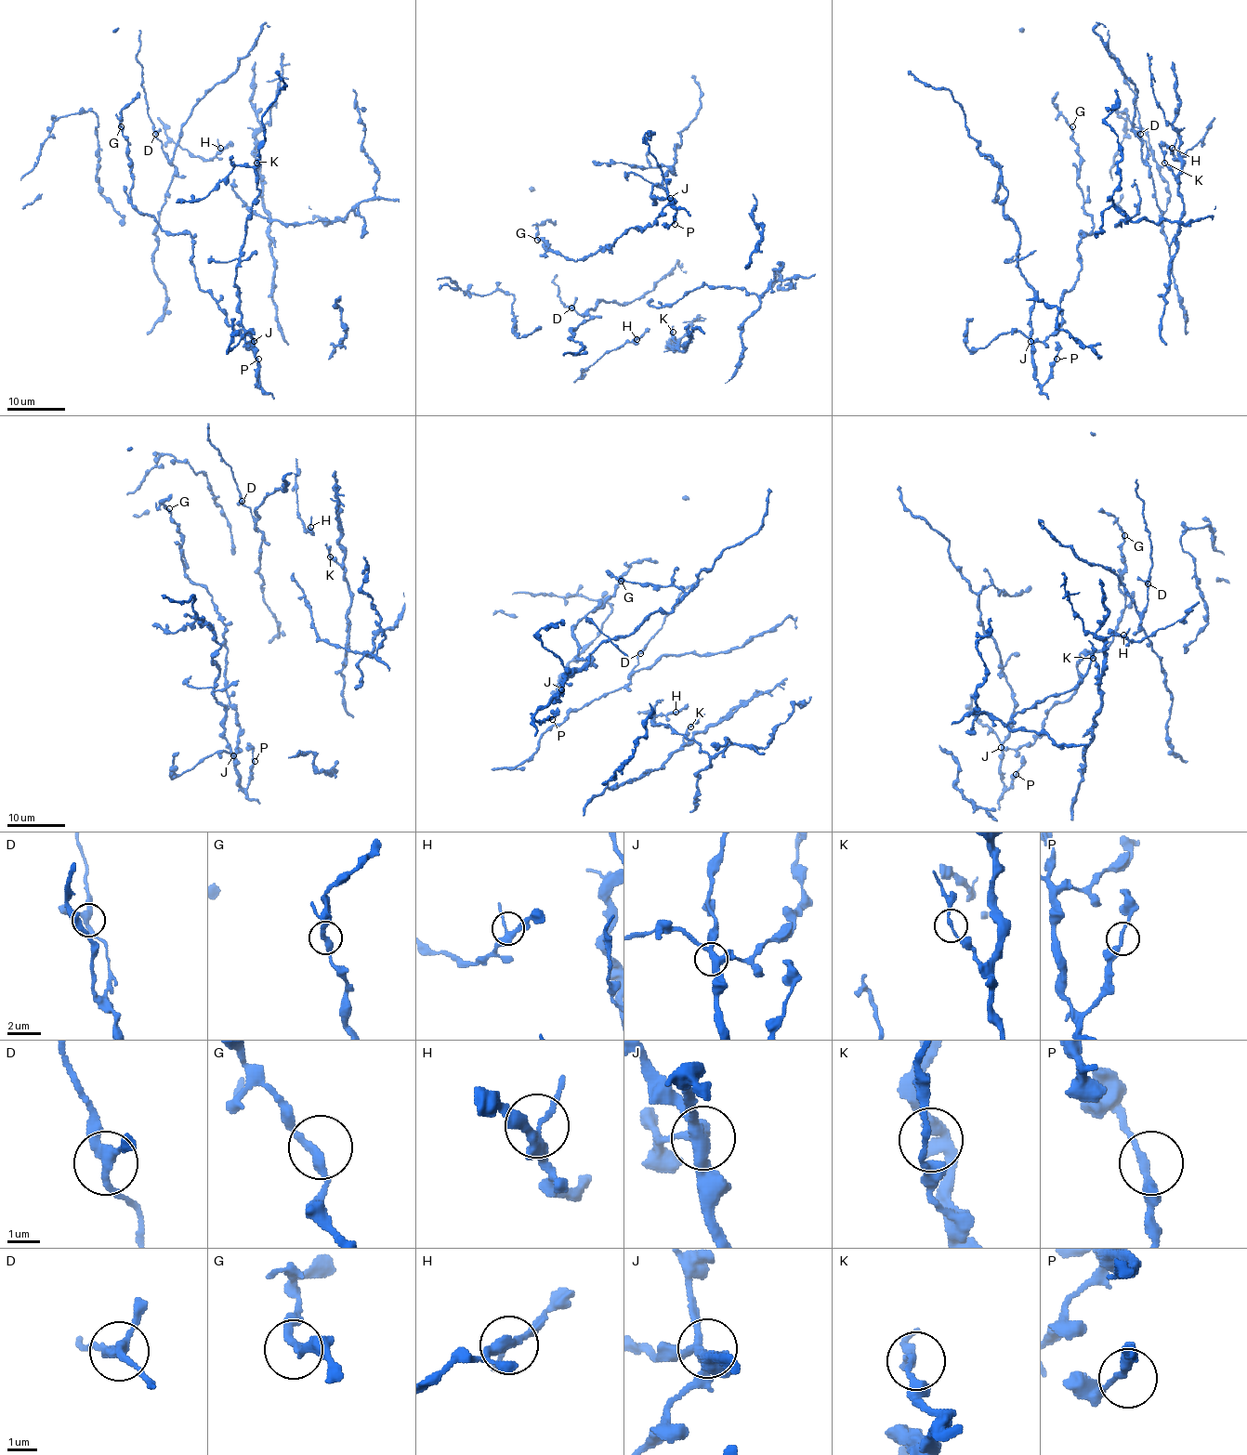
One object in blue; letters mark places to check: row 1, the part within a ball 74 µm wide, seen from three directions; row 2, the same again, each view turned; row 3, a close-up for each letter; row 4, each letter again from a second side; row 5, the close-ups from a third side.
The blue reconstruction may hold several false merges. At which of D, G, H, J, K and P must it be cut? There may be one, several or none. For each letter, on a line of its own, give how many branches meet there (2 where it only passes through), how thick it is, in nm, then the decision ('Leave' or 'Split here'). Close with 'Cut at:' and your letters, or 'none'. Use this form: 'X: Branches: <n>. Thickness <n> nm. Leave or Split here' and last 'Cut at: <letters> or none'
D: Branches: 3. Thickness 300 nm. Leave
G: Branches: 2. Thickness 280 nm. Leave
H: Branches: 3. Thickness 240 nm. Leave
J: Branches: 4. Thickness 360 nm. Leave
K: Branches: 2. Thickness 170 nm. Leave
P: Branches: 2. Thickness 240 nm. Leave
Cut at: none

